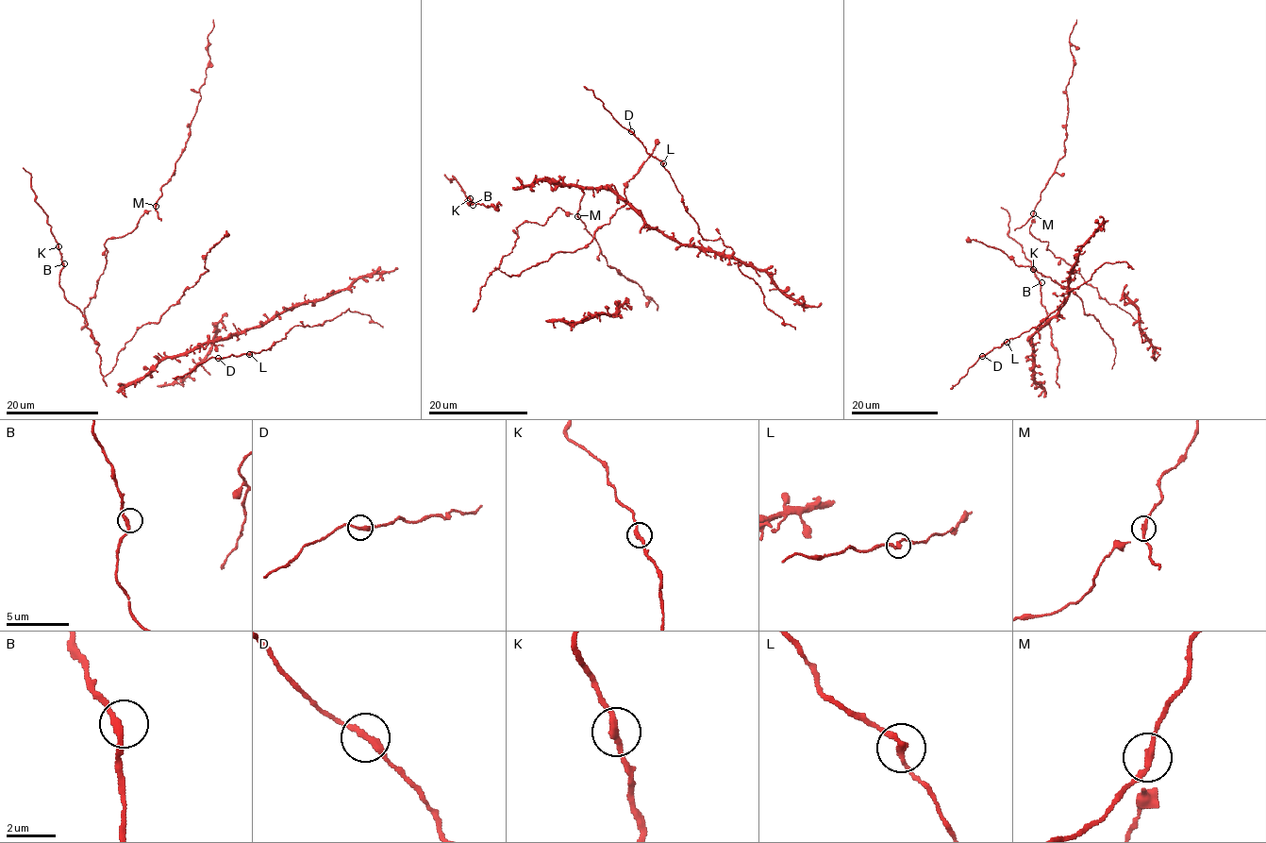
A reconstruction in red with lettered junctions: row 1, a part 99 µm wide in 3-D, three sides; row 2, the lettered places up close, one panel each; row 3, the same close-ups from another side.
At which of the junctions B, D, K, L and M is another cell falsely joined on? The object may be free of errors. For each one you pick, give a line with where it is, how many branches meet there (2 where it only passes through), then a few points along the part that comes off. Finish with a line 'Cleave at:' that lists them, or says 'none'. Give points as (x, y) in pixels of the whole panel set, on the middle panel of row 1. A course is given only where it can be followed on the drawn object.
M: place (577, 216); branches 2; course (577, 215), (584, 192)
Cleave at: M

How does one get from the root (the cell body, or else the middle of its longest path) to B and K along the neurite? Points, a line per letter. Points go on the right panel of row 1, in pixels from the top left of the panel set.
B: (1057, 354), (1052, 342), (1046, 310), (1041, 304), (1041, 282)
K: (1057, 354), (1052, 342), (1046, 310), (1041, 304), (1041, 281), (1033, 269)

